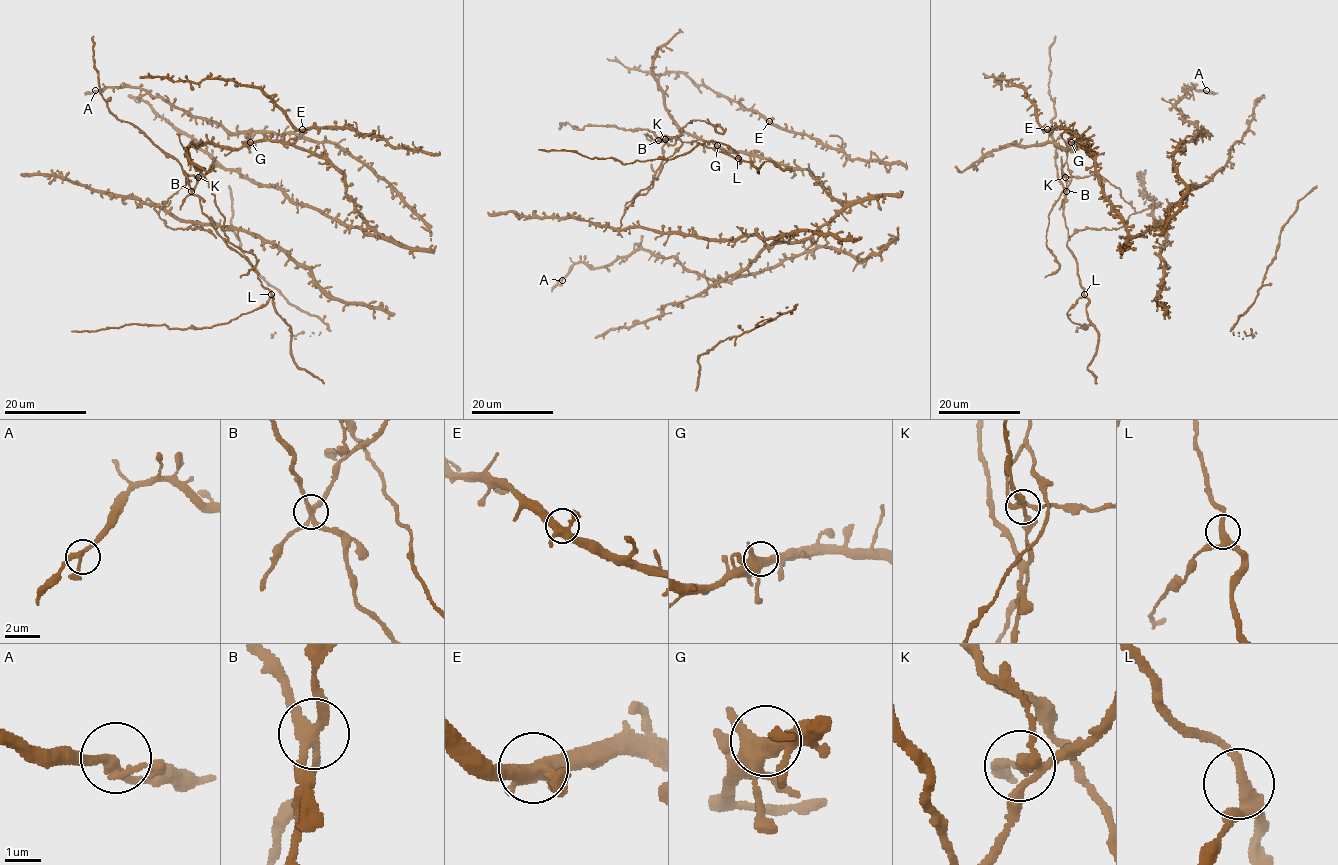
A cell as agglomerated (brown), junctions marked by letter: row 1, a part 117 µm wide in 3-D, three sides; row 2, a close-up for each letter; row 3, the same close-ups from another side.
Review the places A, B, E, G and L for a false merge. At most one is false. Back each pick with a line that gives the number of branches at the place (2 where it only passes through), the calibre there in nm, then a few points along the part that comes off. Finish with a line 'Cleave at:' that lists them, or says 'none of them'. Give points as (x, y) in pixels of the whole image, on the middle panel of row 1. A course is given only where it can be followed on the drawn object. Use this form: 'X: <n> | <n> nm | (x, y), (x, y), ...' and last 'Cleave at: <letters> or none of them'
B: 4 | 280 nm | (659, 140), (665, 142), (664, 159), (653, 185), (626, 208), (650, 184), (683, 141)
Cleave at: B

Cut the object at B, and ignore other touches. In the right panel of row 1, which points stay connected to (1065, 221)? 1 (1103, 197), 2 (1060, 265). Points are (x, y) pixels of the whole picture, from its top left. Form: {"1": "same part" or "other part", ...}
{"1": "same part", "2": "other part"}

